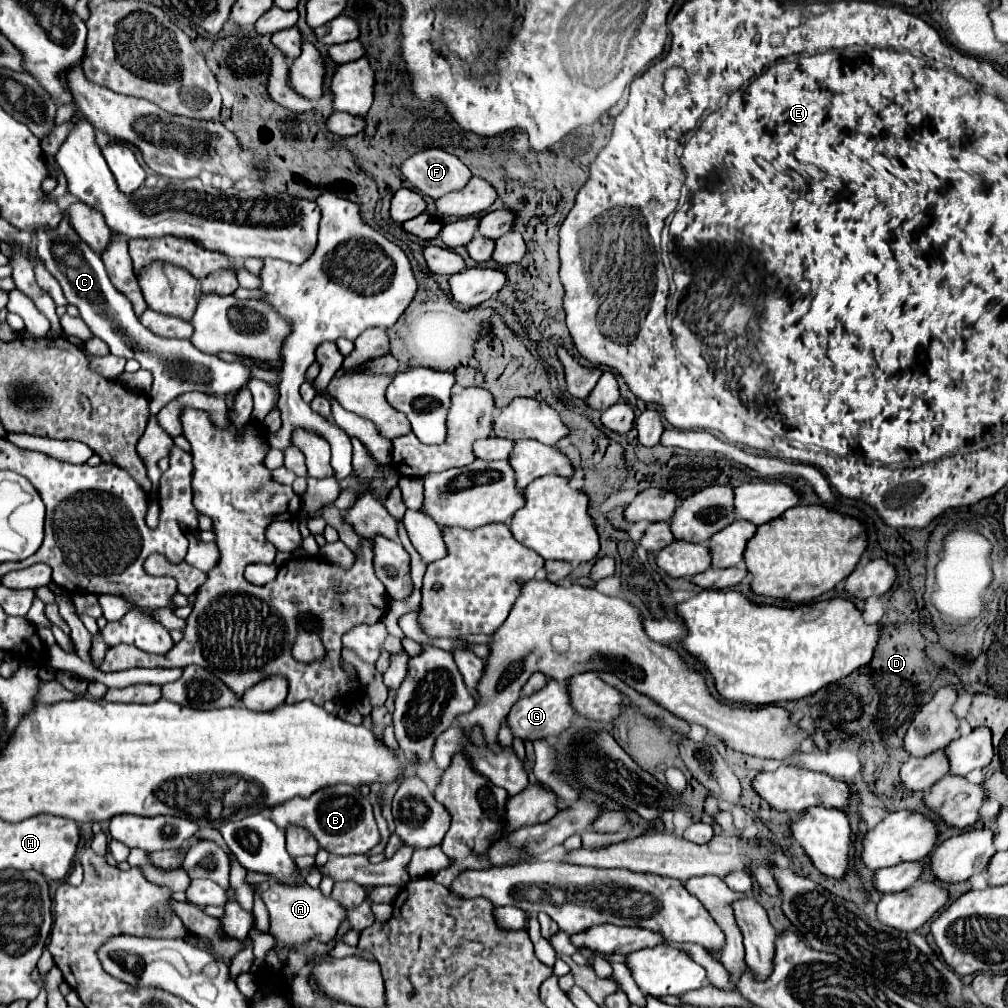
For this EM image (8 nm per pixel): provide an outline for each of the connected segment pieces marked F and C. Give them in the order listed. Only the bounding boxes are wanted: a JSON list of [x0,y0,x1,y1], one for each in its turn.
[[400,150,470,198],[36,218,250,417]]

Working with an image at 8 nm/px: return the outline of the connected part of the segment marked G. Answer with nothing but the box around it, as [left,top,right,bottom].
[508,680,574,740]

